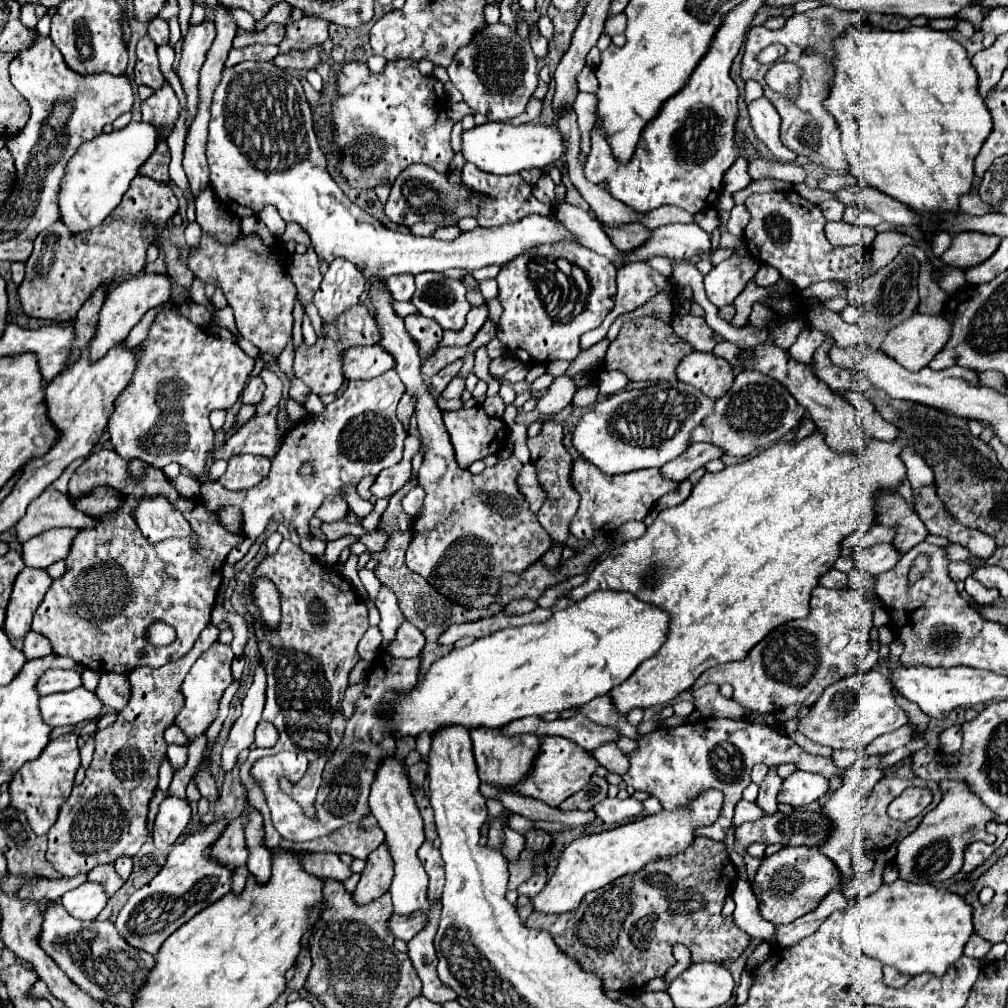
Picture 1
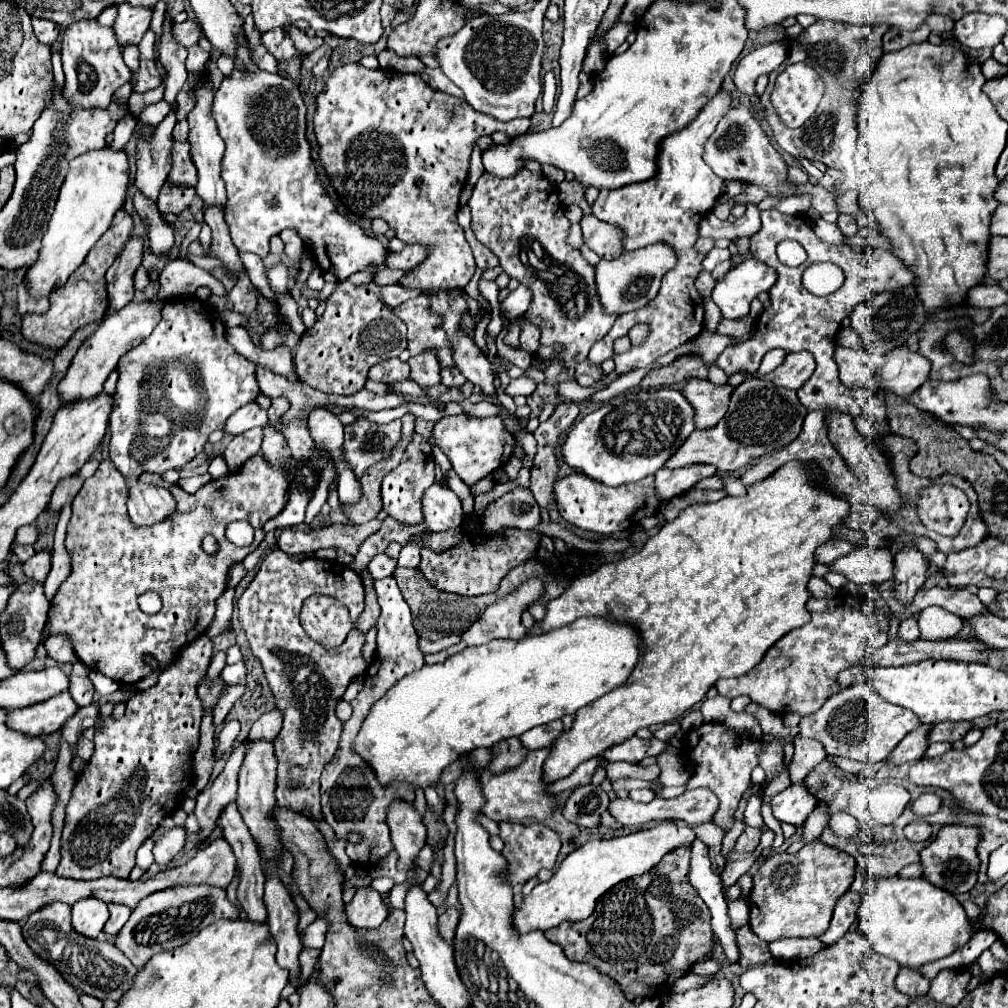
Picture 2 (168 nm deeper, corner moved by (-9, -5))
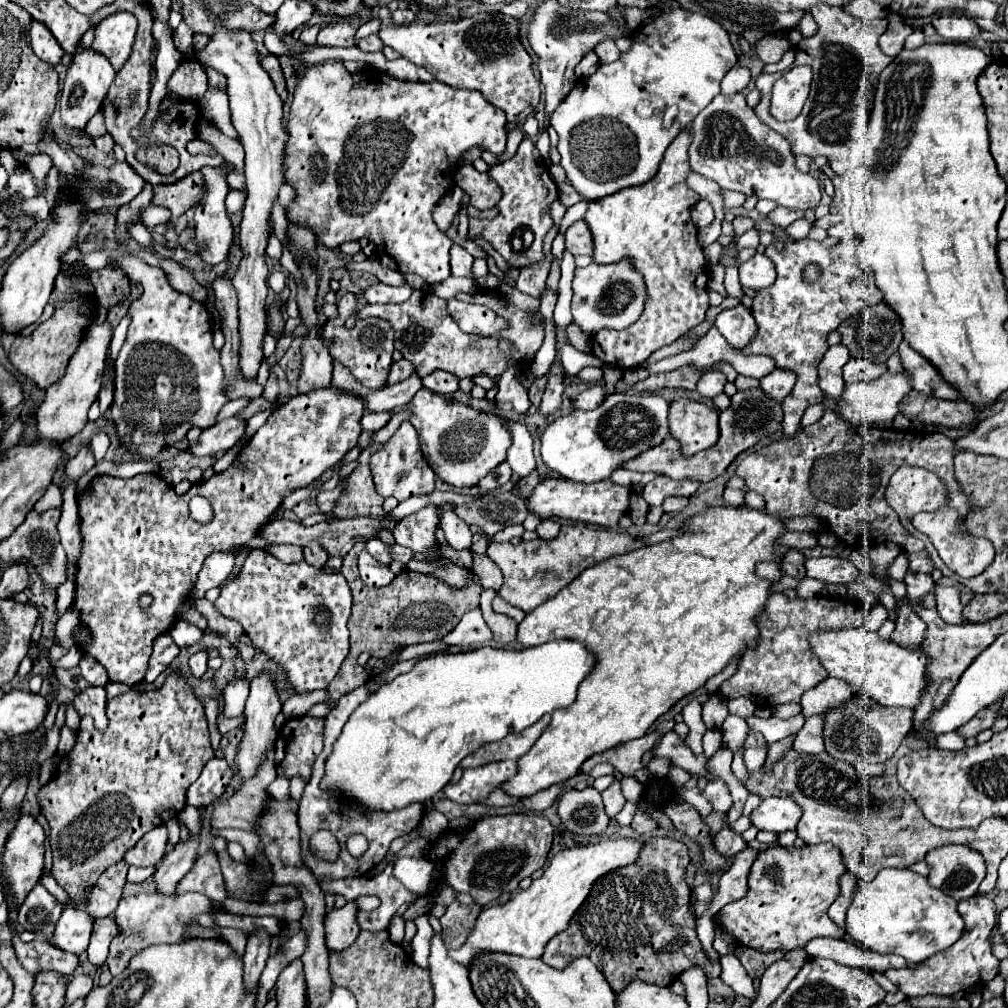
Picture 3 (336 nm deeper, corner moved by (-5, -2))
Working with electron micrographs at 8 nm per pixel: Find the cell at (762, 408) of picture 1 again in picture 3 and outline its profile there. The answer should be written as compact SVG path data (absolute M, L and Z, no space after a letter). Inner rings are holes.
M761 386L751 388L751 390L739 390L737 394L731 396L731 406L721 410L719 414L719 442L707 450L701 450L693 456L685 456L681 452L681 442L667 438L663 444L651 448L651 452L643 452L639 460L631 460L631 464L623 464L623 468L637 470L637 472L657 472L657 474L667 474L673 480L683 480L683 478L693 478L699 482L709 482L723 474L729 464L745 450L755 446L755 442L765 442L777 434L777 430L783 424L783 408L779 402L771 400Z

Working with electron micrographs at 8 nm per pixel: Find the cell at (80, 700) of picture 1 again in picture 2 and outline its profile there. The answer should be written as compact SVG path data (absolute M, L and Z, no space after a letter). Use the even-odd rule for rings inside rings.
M63 691L63 695L53 695L51 699L43 703L9 711L7 727L11 727L13 731L31 735L31 737L43 737L43 735L59 731L63 723L71 715L75 715L77 709L79 707L69 695L69 691Z

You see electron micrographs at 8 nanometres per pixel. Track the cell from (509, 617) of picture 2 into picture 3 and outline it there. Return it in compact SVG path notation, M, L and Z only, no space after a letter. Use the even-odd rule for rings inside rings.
M575 524L563 526L559 536L553 540L537 538L533 542L521 542L517 546L513 546L511 542L491 542L487 546L487 556L501 568L505 576L505 582L497 596L511 606L521 608L523 612L531 612L533 608L555 596L561 588L565 588L565 584L569 584L589 566L595 566L611 556L625 554L641 546L641 538L633 538L627 532L593 530L585 524Z

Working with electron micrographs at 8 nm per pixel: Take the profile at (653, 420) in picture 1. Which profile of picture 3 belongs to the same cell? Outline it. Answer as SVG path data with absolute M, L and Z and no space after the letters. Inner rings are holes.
M625 392L625 394L611 394L605 402L595 410L575 410L569 416L561 416L553 420L541 436L541 456L543 462L553 470L559 472L563 478L577 480L577 482L601 482L607 480L617 468L625 462L641 456L643 452L659 446L669 436L669 402L659 396L657 392Z

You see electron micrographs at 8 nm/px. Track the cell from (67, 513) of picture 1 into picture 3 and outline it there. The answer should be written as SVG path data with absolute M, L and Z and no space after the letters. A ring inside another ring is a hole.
M89 446L81 448L79 454L75 458L71 458L65 468L63 468L63 476L65 480L79 480L83 474L87 474L91 468L95 466L95 458L89 450Z

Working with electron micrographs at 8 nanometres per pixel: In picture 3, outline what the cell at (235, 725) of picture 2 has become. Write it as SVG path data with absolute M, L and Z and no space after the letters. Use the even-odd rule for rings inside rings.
M233 678L227 686L225 686L225 708L223 708L223 716L225 718L235 718L239 714L243 714L245 710L245 702L249 696L249 682L243 678Z

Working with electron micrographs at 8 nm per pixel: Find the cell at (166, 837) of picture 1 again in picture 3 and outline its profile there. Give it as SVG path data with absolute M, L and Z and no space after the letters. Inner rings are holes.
M161 824L147 832L135 848L131 848L125 856L127 864L131 866L155 866L163 856L165 856L165 846L167 846L167 826Z

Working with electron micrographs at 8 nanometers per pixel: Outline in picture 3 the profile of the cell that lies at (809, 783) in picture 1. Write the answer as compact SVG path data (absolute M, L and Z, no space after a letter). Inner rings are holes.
M769 796L763 798L761 806L751 814L753 826L767 832L785 832L795 830L803 810L789 796Z

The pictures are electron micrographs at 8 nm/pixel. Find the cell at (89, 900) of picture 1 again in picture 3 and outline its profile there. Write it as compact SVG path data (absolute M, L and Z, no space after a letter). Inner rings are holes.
M65 906L63 914L59 918L59 924L55 928L53 944L61 950L81 954L83 950L87 950L93 922L95 922L95 918L87 910Z

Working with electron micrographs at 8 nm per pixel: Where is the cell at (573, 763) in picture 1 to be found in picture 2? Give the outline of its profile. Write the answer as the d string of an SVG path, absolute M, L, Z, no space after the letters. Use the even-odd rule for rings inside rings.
M529 751L523 763L519 763L513 769L507 769L499 775L491 771L481 771L481 791L485 795L485 805L483 805L483 815L495 819L497 823L501 821L545 821L553 815L555 811L555 797L545 793L545 783L543 783L543 761L547 759L547 751Z

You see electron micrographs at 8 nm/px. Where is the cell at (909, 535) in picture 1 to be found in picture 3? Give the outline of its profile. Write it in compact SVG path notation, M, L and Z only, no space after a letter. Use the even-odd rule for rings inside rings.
M907 596L897 602L897 628L891 634L891 640L901 644L903 648L917 648L923 642L925 622L917 616L915 608L909 604Z

